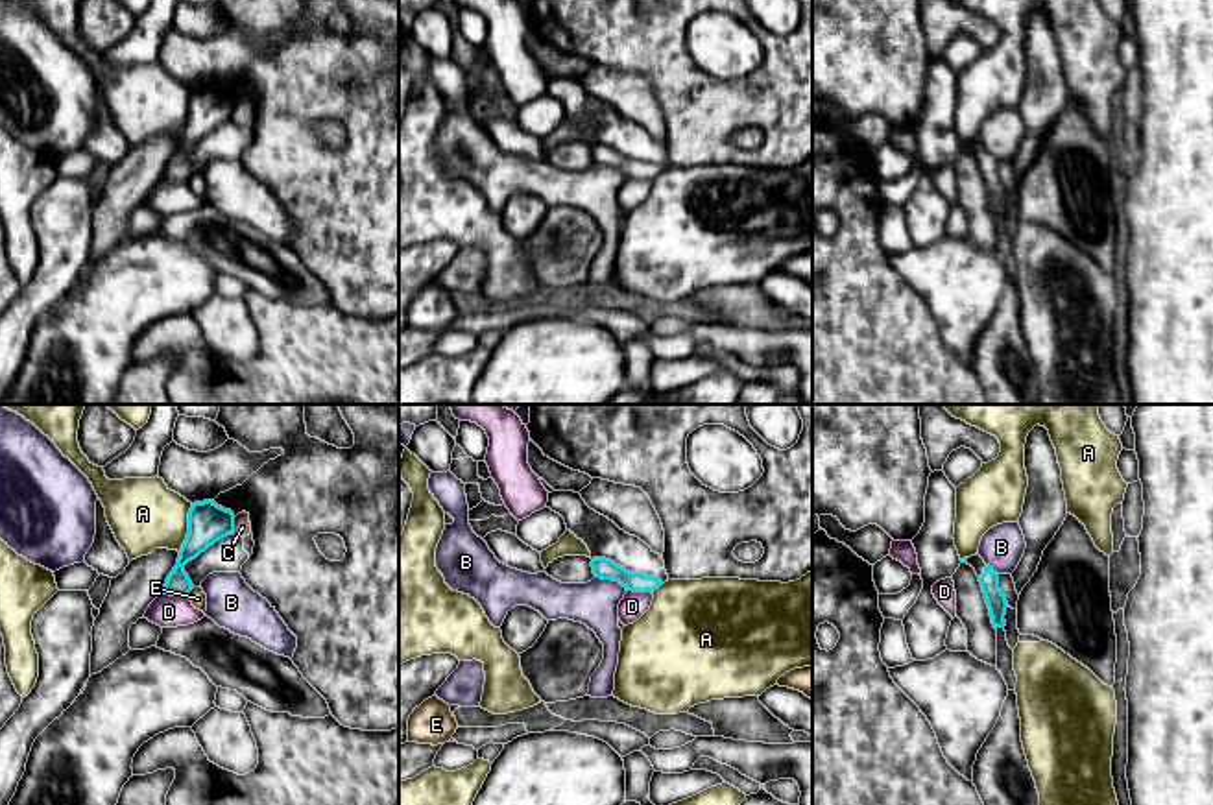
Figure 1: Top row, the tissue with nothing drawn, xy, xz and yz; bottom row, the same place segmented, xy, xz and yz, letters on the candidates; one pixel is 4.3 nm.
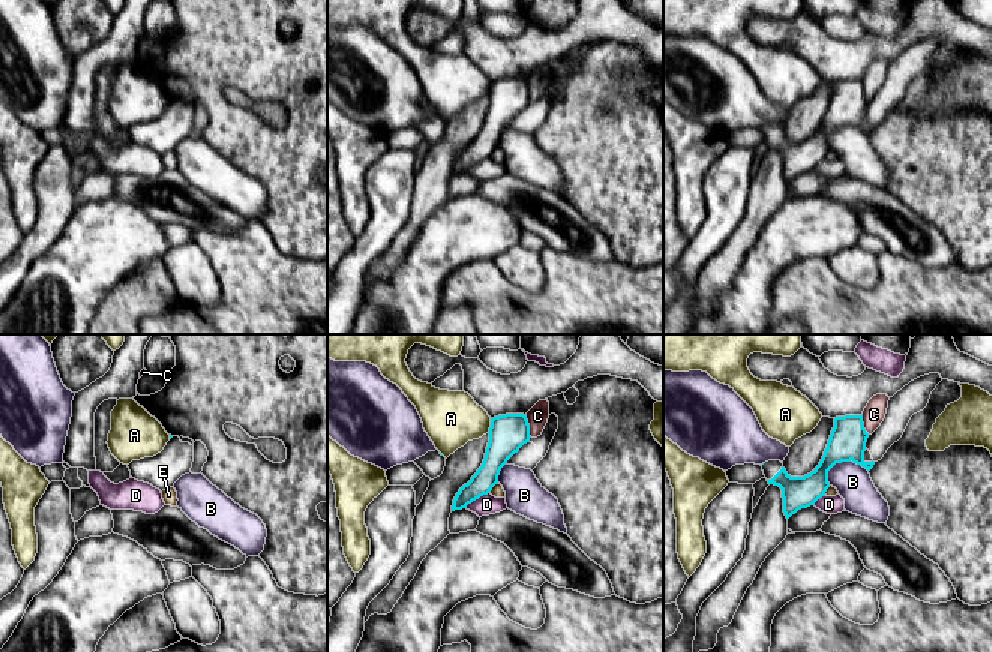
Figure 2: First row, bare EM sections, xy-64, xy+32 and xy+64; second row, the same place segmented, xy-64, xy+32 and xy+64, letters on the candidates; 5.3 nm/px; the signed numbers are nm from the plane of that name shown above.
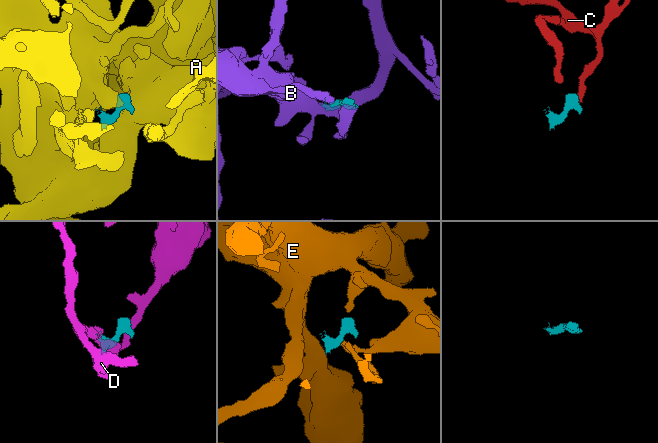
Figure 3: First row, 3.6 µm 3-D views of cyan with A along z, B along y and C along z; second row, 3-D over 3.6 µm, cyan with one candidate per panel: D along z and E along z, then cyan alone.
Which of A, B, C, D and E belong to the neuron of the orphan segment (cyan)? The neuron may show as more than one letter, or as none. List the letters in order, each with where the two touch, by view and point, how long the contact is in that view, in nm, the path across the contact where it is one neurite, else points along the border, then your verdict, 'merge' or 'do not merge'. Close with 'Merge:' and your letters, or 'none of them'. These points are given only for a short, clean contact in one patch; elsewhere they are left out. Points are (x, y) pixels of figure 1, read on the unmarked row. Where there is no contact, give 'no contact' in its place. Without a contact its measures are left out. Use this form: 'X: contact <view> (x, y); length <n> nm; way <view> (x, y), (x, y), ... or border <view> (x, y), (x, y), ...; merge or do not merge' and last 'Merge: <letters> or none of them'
A: contact xy (189, 115); length 220 nm; do not merge
B: contact xz (612, 165); length 160 nm; do not merge
C: contact xy (233, 111); length 60 nm; border xy (233, 104), (235, 117); do not merge
D: contact xy (174, 181); length 110 nm; do not merge
E: contact xy (189, 178); length 60 nm; border xy (194, 174), (185, 181); do not merge
Merge: none of them

